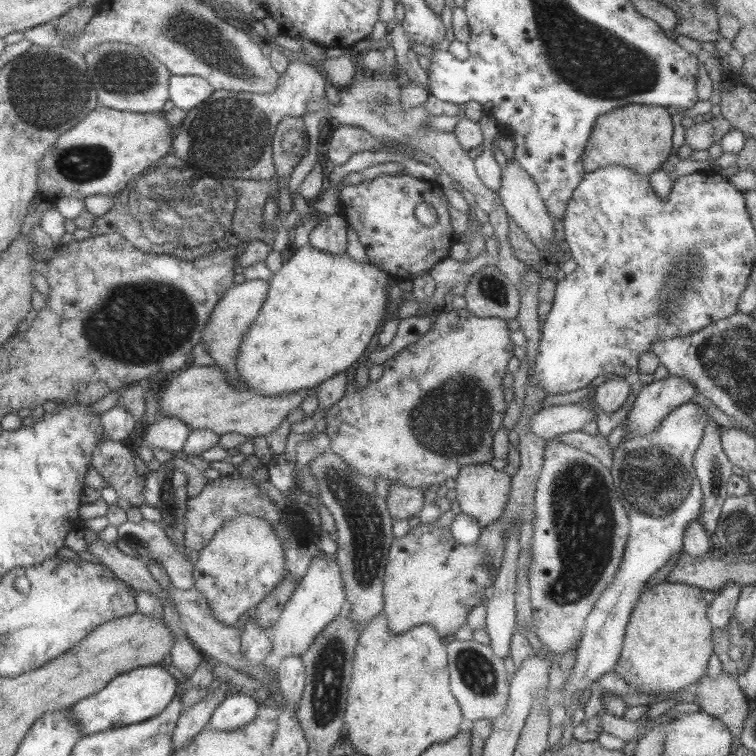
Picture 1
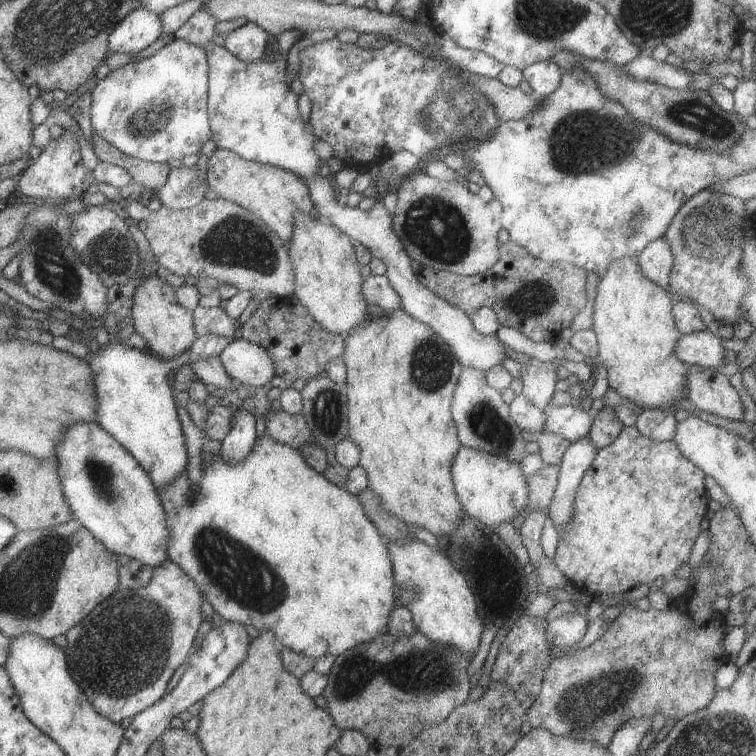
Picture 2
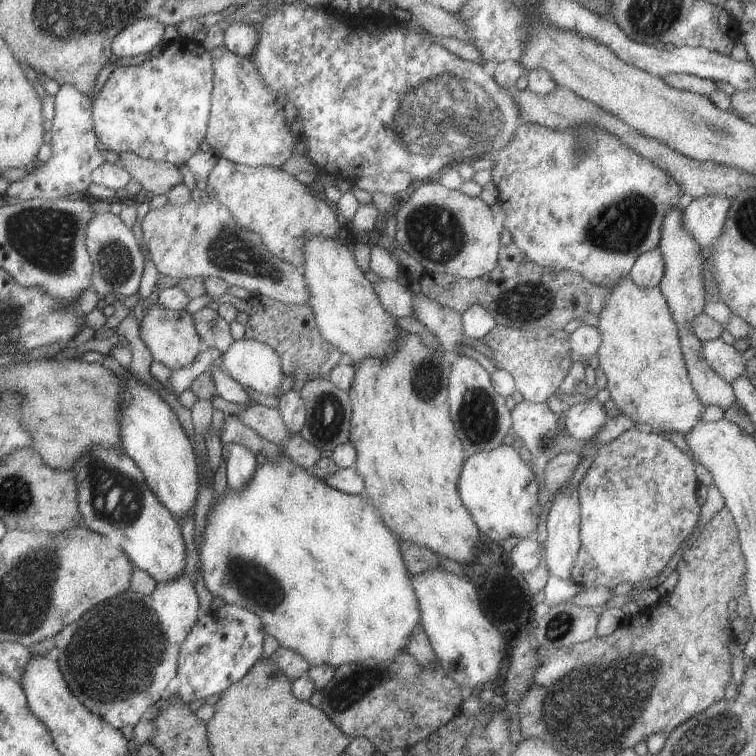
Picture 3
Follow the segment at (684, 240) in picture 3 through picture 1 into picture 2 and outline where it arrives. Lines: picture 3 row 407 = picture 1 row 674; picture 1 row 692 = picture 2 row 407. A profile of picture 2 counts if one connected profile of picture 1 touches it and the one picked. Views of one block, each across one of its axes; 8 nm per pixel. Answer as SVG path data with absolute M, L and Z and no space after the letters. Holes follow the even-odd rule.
M698 364L690 365L689 369L686 398L692 401L696 409L724 419L744 421L740 394L726 376Z

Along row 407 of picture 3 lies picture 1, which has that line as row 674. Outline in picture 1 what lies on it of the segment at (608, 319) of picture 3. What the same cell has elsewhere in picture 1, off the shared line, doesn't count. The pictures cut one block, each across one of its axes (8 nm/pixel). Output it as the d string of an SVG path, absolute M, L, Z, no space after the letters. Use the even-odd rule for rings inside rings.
M666 580L646 589L632 610L625 630L619 664L612 671L624 679L632 691L646 695L676 693L688 686L693 687L707 675L708 659L714 653L714 630L707 616L708 607L709 602L704 596L704 590L696 586Z

